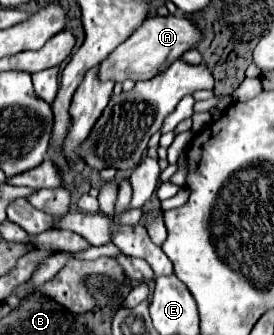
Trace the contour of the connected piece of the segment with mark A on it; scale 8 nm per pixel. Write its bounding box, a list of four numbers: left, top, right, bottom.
[99,16,201,82]

